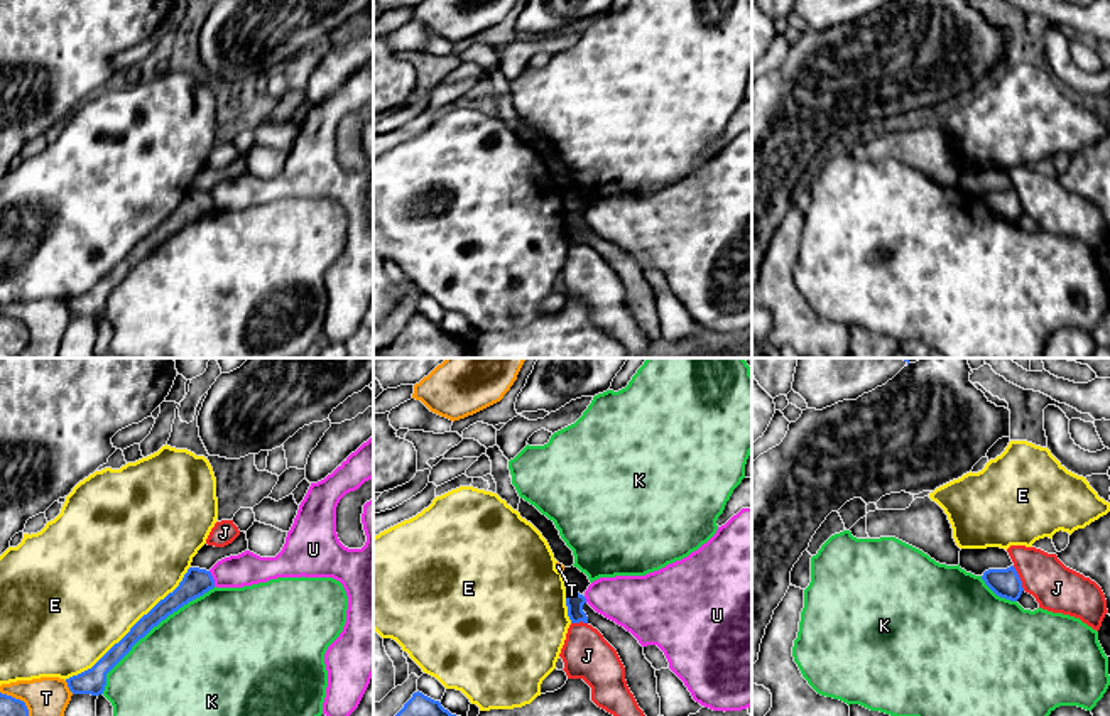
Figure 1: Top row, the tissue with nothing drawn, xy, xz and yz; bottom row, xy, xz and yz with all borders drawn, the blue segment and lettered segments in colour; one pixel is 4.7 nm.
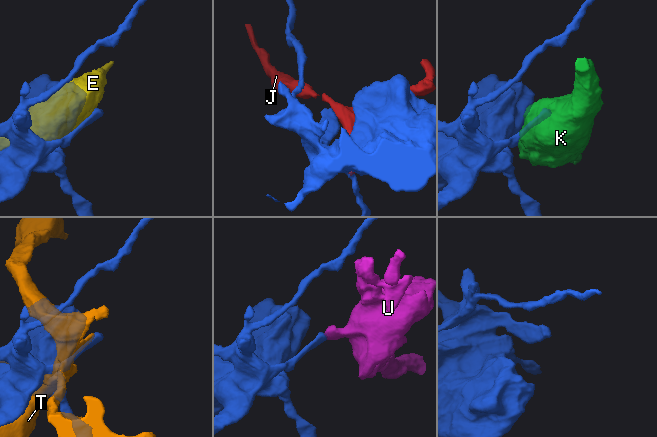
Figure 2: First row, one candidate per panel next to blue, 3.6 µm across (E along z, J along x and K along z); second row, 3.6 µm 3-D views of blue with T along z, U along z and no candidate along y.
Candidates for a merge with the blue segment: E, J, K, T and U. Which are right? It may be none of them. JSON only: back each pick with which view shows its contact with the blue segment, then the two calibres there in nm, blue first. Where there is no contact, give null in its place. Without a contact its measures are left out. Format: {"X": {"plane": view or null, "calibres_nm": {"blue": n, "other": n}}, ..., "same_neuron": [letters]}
{"same_neuron": []}

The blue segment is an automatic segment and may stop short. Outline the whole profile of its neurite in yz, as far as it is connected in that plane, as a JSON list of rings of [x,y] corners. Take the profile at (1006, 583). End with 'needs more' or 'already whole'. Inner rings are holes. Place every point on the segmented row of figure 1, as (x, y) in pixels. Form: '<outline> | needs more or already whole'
[[[1014,566],[1007,569],[988,569],[982,579],[1000,598],[1017,601],[1024,591],[1022,581]]] | already whole

